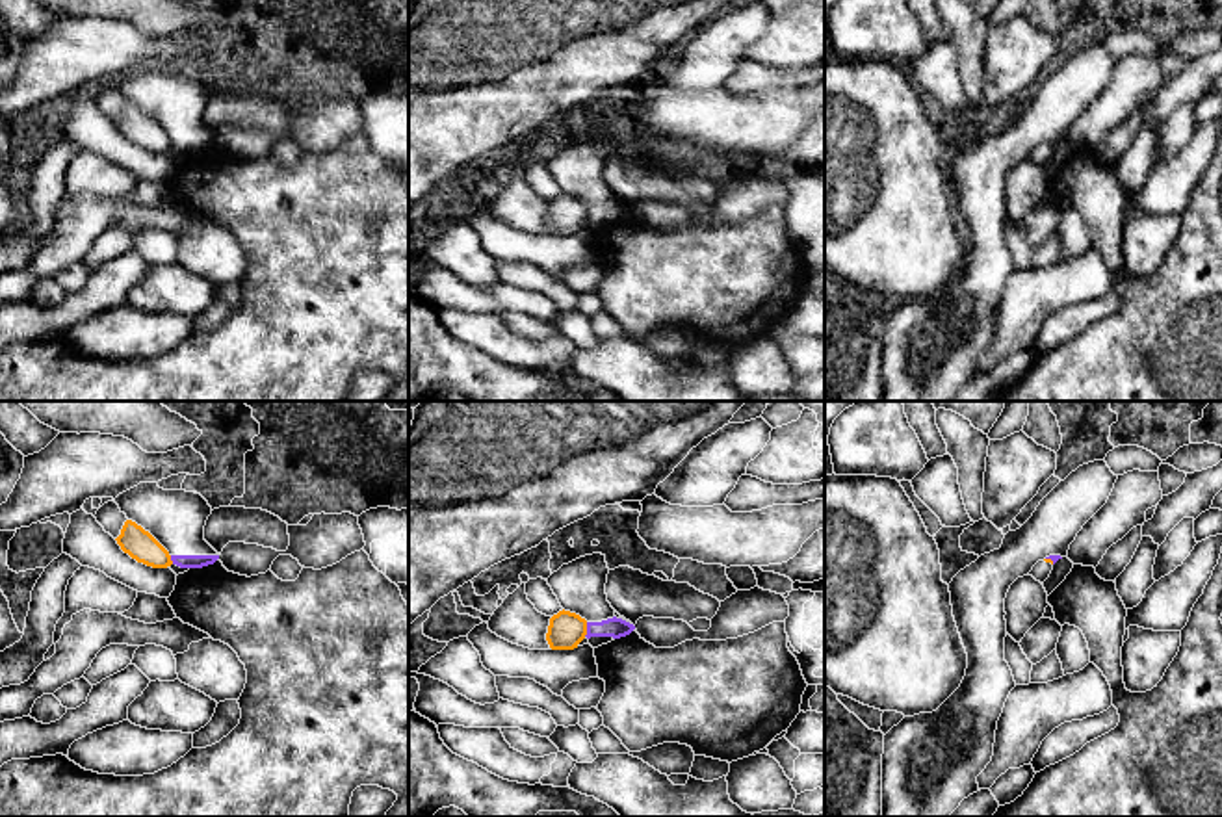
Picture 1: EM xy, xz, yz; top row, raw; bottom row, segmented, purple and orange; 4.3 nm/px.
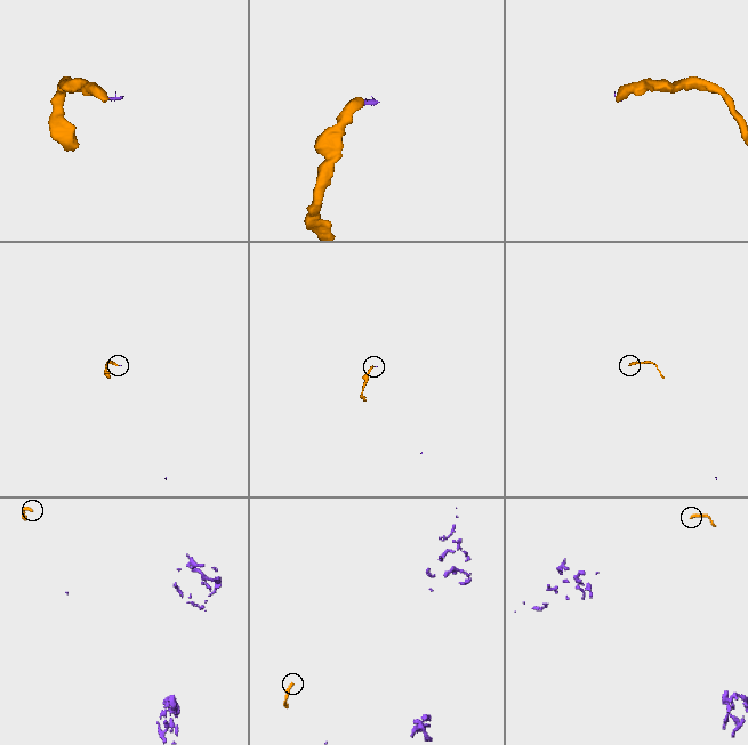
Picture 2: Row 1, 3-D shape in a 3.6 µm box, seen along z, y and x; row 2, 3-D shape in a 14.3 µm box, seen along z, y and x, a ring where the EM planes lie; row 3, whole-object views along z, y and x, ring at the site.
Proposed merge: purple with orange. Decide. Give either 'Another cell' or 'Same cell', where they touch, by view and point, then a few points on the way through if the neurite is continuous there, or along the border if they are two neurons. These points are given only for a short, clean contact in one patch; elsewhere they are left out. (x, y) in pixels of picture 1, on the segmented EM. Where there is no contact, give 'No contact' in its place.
Another cell. Touches purple at xz (587, 630). Boundary: xz (587, 622), (584, 635)

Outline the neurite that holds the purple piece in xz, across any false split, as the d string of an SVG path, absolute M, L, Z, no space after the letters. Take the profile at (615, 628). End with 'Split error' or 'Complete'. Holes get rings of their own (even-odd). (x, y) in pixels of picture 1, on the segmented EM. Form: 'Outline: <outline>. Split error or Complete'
Outline: M592 553L563 564L546 581L565 611L587 620L587 639L592 648L635 631L635 626L617 618L607 602L607 563L605 555Z. Split error

